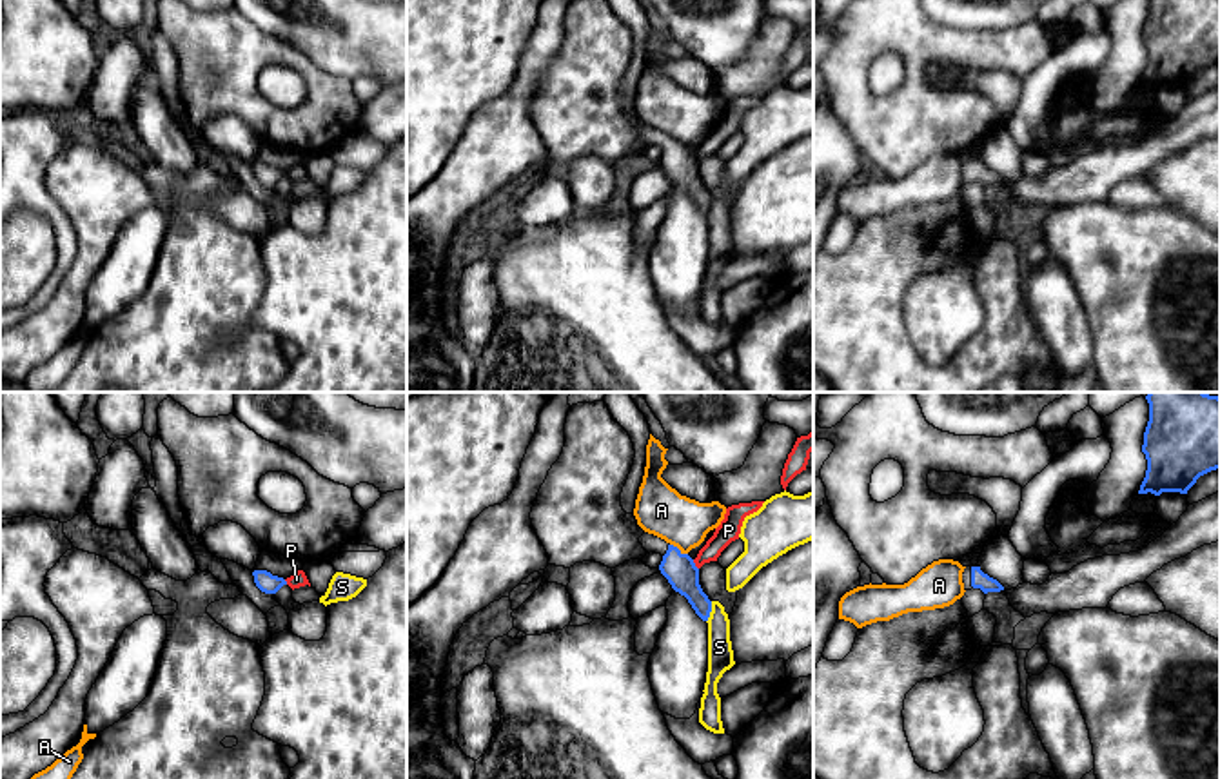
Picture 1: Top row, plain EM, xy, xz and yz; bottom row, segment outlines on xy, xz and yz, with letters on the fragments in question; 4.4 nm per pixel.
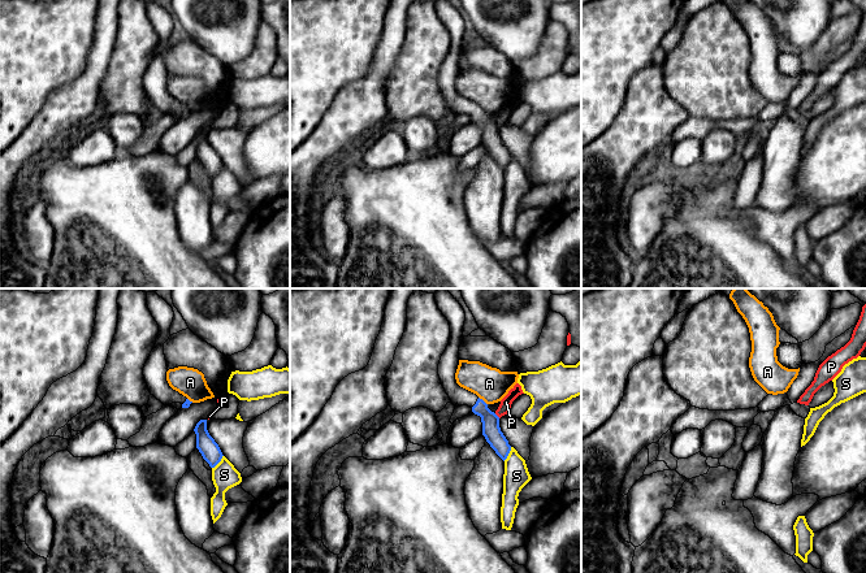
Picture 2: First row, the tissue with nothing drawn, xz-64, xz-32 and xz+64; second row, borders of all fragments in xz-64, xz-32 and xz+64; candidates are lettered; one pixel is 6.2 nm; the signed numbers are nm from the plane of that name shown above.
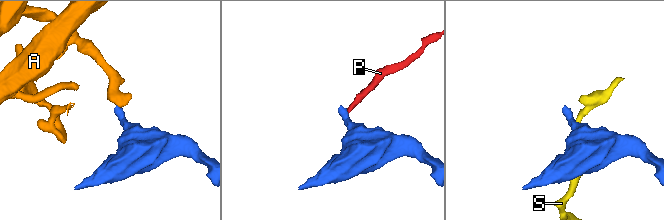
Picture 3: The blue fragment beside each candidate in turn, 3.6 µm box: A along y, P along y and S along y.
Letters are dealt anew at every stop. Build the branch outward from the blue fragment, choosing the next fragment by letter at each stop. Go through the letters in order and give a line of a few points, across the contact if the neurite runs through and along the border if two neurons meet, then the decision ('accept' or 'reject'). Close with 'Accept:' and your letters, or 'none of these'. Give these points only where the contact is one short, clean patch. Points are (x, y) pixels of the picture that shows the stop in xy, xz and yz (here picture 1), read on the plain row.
A: line xz (670, 137), (687, 147); reject
P: line xz (692, 153), (698, 162); reject
S: line xz (712, 195), (707, 215); reject
Accept: none of these

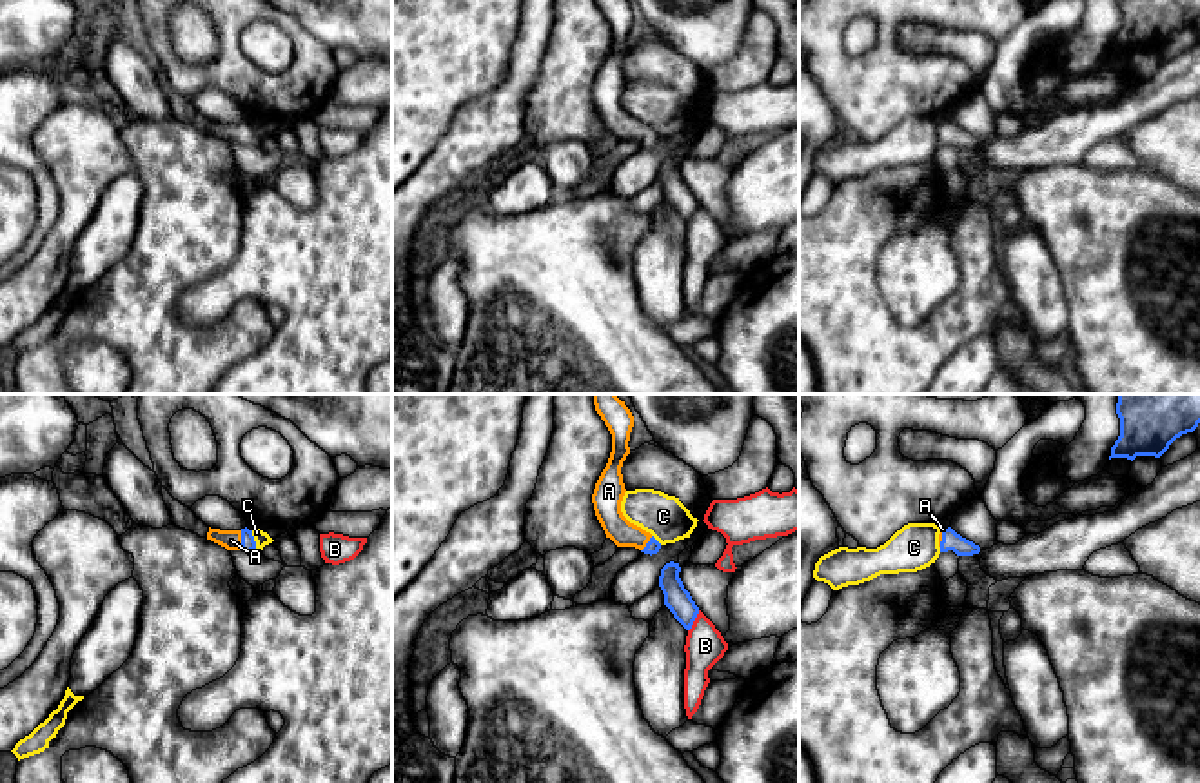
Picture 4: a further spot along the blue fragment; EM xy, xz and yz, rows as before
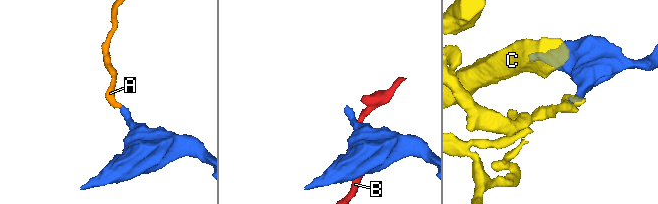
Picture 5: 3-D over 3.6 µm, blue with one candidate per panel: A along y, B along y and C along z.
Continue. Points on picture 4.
A: line xy (247, 133), (242, 133), (231, 133); accept
B: line xz (699, 204), (688, 224); reject
C: line xy (251, 124), (255, 142); reject
Accept: A

